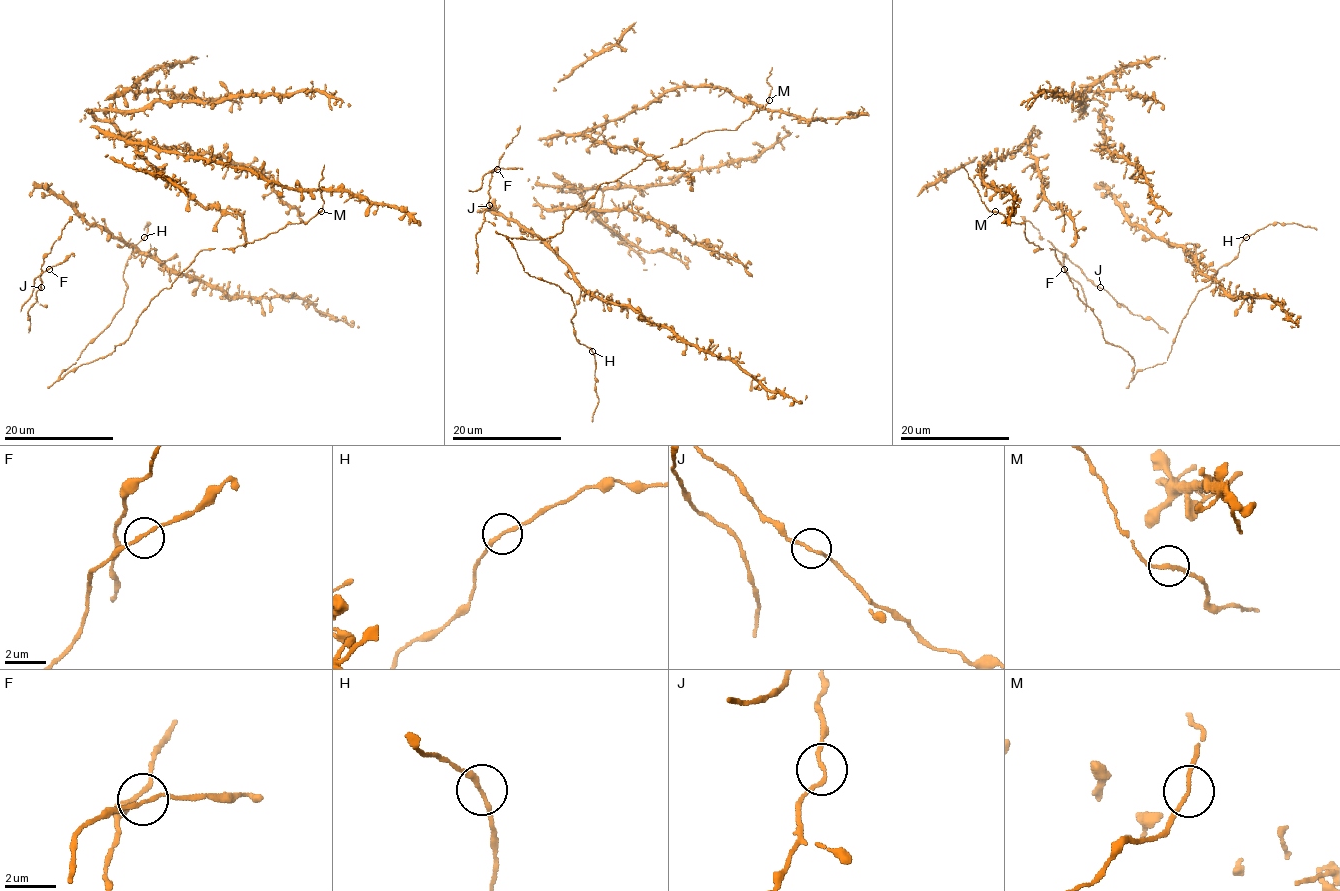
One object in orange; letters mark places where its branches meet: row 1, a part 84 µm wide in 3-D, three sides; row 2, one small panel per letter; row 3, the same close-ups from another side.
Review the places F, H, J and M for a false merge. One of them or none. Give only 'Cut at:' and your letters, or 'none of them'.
Cut at: none of them

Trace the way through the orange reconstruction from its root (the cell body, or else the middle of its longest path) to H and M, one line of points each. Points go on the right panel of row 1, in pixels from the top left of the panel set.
H: (1038, 246), (1054, 250), (1102, 336), (1134, 358), (1134, 376), (1165, 362), (1195, 295), (1246, 236)
M: (1038, 246), (1025, 238), (1024, 224), (1008, 223), (1002, 214), (995, 212)

